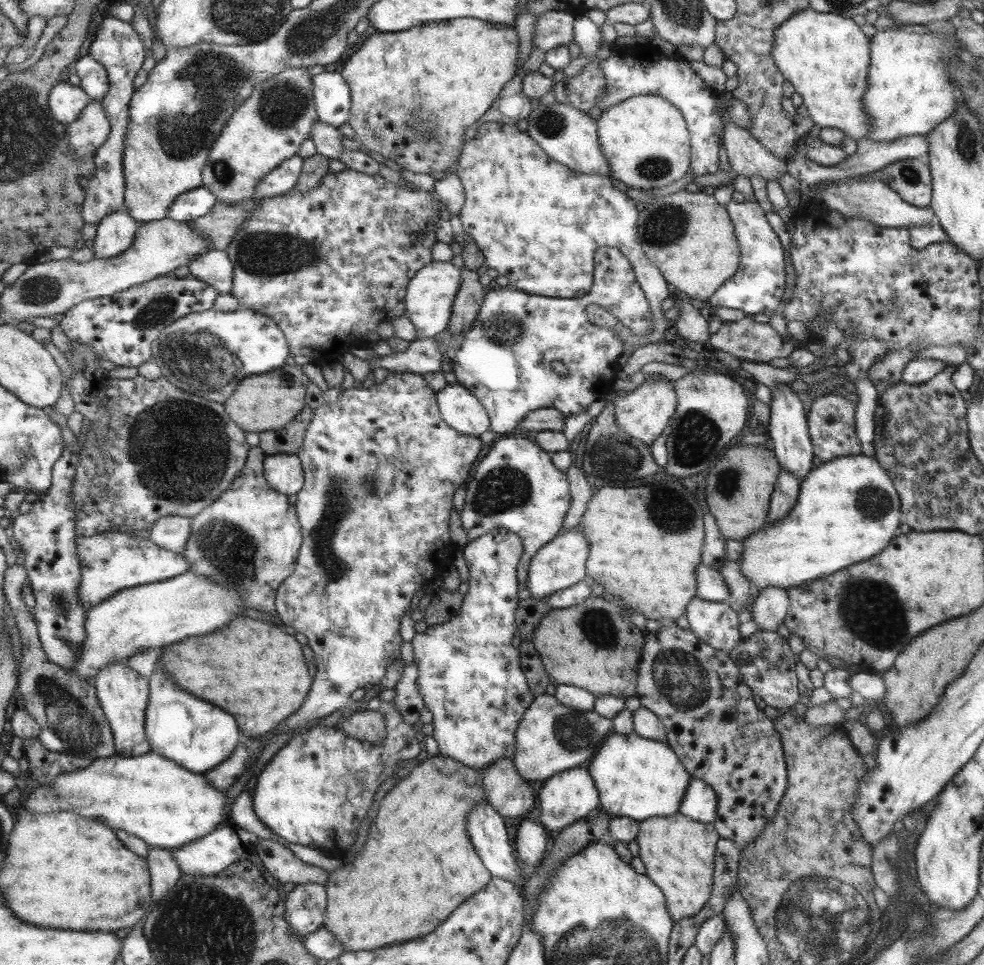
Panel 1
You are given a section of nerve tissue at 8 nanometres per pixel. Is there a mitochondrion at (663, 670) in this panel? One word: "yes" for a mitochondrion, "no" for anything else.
yes

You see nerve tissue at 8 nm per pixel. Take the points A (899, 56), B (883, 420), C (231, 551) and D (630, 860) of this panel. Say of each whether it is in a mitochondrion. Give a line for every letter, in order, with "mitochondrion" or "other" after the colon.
A: other
B: other
C: mitochondrion
D: other

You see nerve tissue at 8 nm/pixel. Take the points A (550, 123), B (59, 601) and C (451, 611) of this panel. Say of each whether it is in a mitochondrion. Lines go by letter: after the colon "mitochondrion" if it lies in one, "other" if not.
A: mitochondrion
B: mitochondrion
C: other

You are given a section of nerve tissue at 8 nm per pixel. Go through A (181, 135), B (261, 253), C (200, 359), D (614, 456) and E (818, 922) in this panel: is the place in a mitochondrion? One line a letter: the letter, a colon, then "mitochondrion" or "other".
A: mitochondrion
B: mitochondrion
C: mitochondrion
D: mitochondrion
E: mitochondrion

